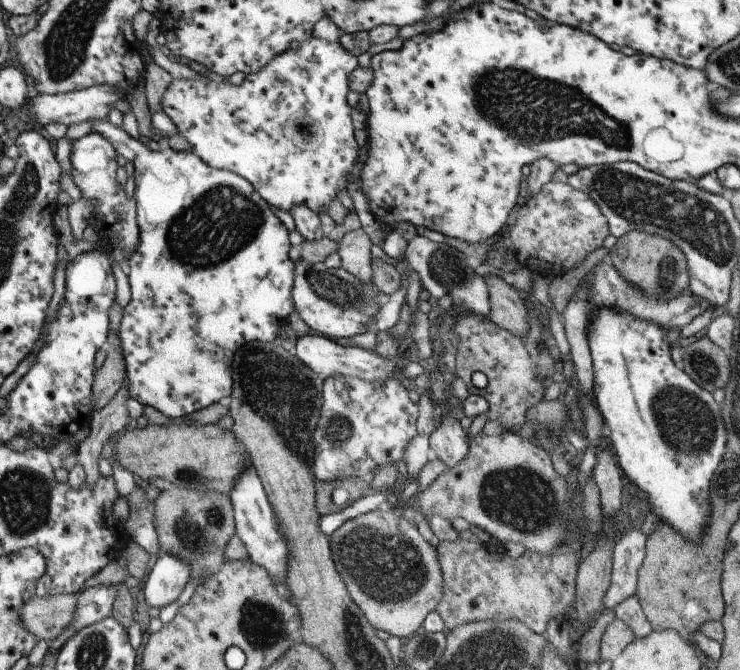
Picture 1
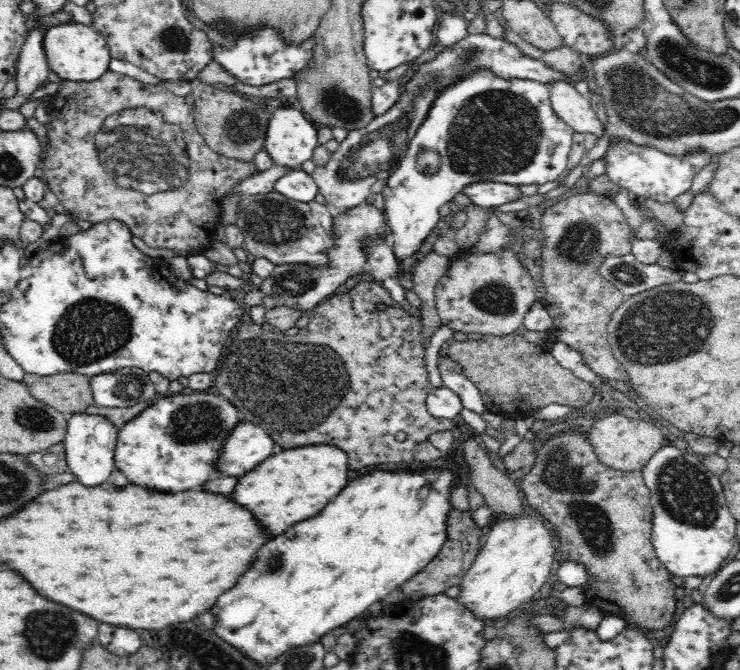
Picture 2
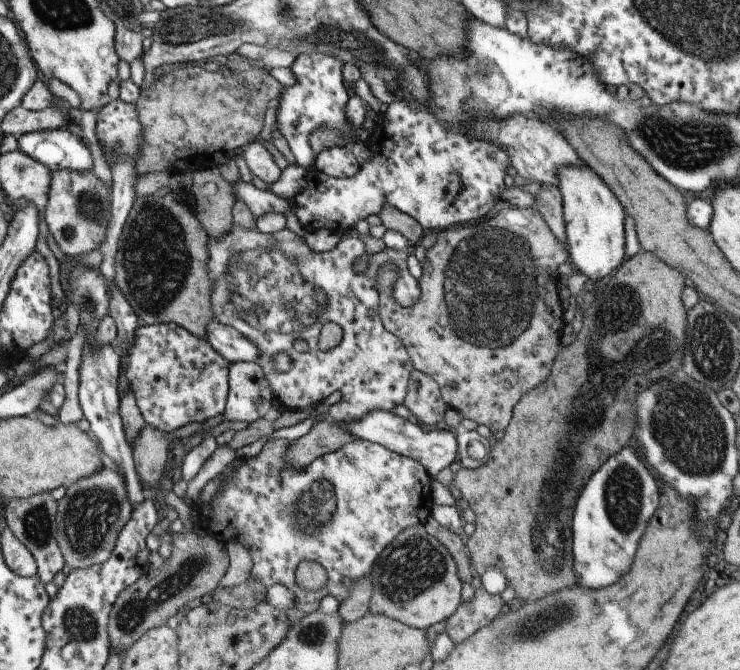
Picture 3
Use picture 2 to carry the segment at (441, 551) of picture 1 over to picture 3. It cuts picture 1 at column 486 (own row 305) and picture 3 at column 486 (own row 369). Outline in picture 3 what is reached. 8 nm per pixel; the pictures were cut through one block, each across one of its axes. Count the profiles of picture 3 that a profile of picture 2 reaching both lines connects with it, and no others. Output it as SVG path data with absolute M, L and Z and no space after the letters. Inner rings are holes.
M477 579L475 582L475 594L470 602L461 602L456 612L446 620L445 631L450 640L455 644L464 642L480 628L488 626L504 610L504 600L500 594L488 594L482 588Z

